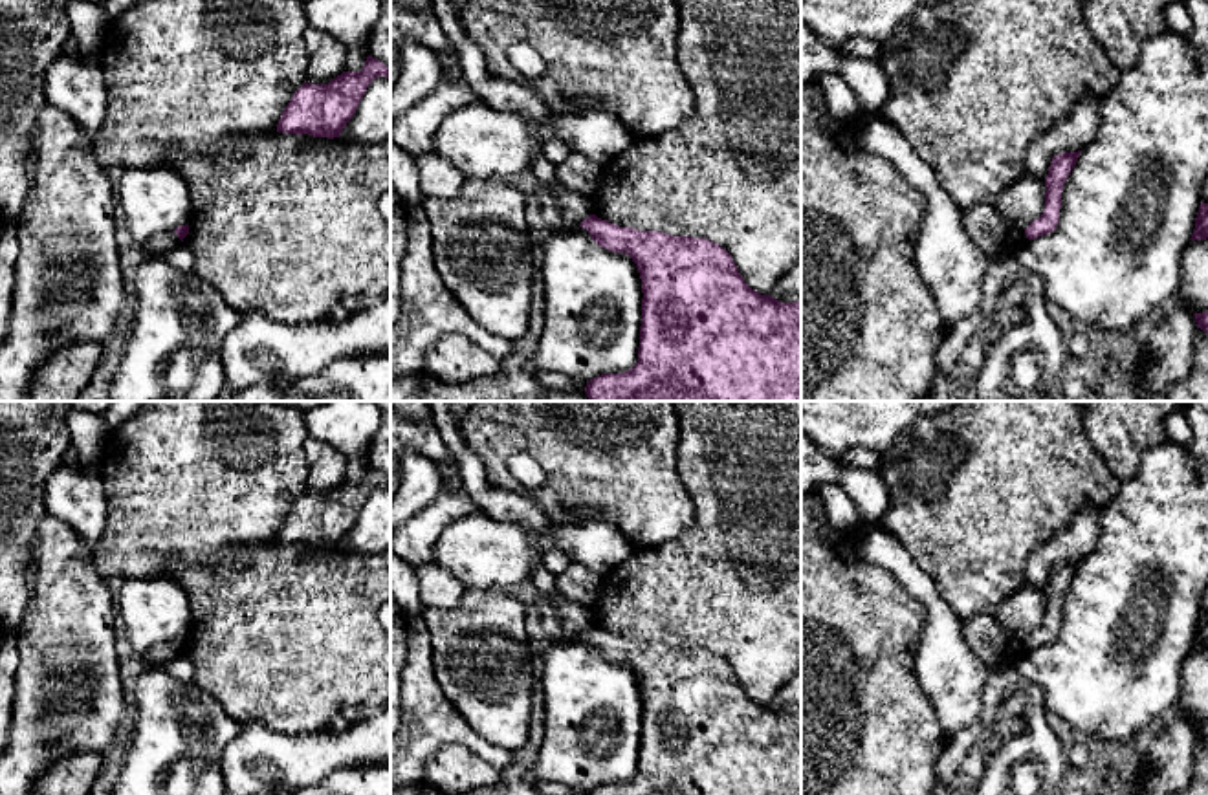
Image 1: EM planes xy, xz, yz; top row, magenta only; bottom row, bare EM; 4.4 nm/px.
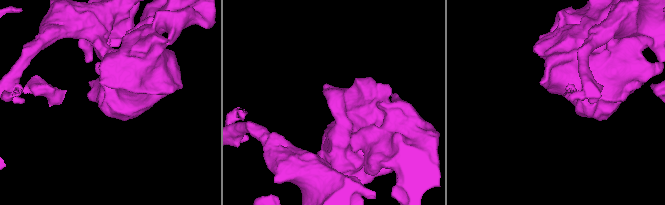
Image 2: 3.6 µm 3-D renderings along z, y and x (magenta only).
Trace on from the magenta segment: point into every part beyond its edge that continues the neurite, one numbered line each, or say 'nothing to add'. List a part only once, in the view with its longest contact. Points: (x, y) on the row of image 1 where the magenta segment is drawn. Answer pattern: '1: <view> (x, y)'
nothing to add

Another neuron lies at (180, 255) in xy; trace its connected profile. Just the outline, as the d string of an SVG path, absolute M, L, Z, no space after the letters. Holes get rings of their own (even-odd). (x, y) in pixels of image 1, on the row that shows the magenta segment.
M181 240L170 251L163 253L159 258L181 271L194 269L194 256Z

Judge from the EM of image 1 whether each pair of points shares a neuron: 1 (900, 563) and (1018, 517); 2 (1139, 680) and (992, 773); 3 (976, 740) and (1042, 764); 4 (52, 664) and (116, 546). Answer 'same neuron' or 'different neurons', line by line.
1: different neurons
2: different neurons
3: same neuron
4: different neurons

